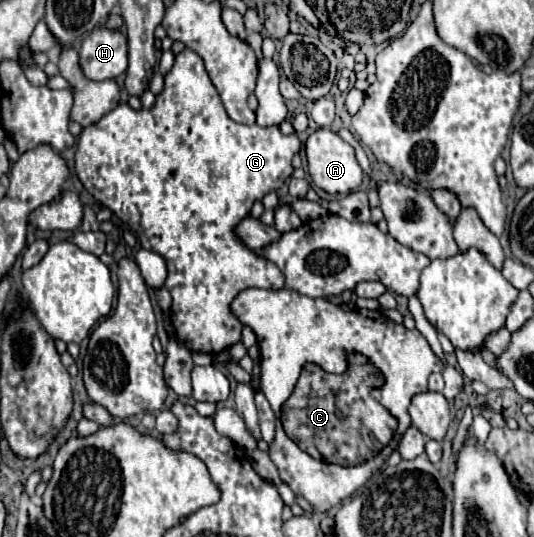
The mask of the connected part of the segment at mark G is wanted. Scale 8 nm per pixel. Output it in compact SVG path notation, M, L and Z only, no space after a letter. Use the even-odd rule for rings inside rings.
M185 49L181 51L177 57L175 57L175 63L171 67L171 71L165 75L165 87L163 91L159 93L157 105L153 105L151 109L131 109L127 103L119 103L113 111L109 111L107 115L101 117L101 121L85 127L79 135L79 143L77 143L77 151L75 151L75 173L79 177L79 181L85 185L85 189L99 201L103 203L105 207L109 207L121 221L125 221L137 235L141 247L145 249L151 249L155 253L159 253L165 263L167 263L167 281L165 281L165 287L171 291L171 297L173 297L173 305L171 305L171 323L175 327L175 339L179 341L179 345L183 345L185 349L189 351L201 351L201 353L209 353L209 355L215 355L215 353L221 353L225 349L229 349L233 343L241 341L241 321L237 321L235 313L231 311L231 301L243 291L243 289L249 289L249 287L261 287L261 289L283 289L285 287L285 277L283 273L271 263L267 261L265 257L261 257L259 253L251 251L245 243L241 243L241 239L237 237L235 233L235 227L245 219L249 217L251 213L251 207L255 201L261 201L267 193L271 191L277 191L291 175L293 175L293 165L291 165L291 159L293 155L301 149L301 141L297 139L297 135L283 135L279 127L259 127L259 125L241 125L241 123L235 123L233 119L229 119L229 115L225 113L225 107L221 103L221 97L215 89L215 85L211 83L207 71L205 71L205 65L203 65L203 59L191 51L191 49Z

